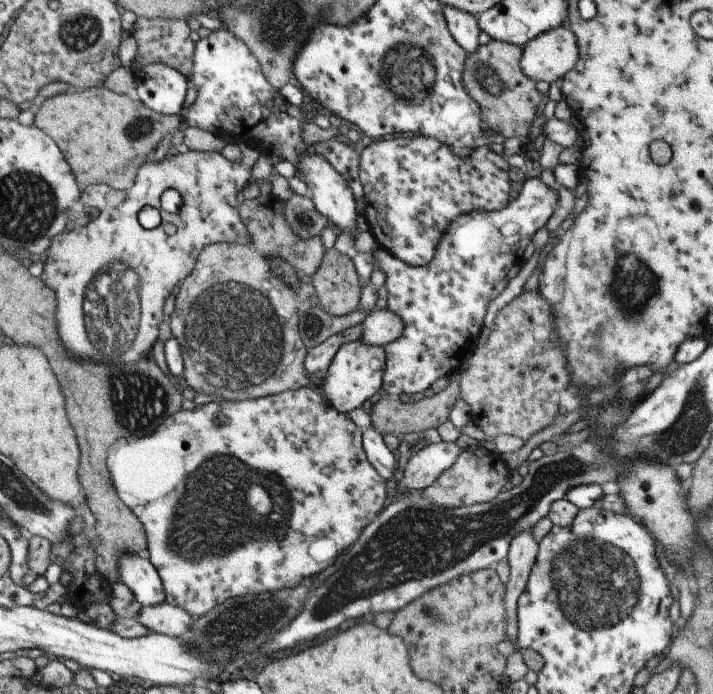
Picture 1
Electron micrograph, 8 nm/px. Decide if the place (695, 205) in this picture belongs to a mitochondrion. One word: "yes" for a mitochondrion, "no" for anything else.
no

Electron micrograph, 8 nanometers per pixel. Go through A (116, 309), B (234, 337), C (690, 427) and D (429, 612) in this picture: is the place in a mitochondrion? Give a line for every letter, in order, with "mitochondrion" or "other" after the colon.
A: mitochondrion
B: mitochondrion
C: mitochondrion
D: mitochondrion

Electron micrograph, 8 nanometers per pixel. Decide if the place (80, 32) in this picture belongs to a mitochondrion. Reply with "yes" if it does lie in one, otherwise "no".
yes

